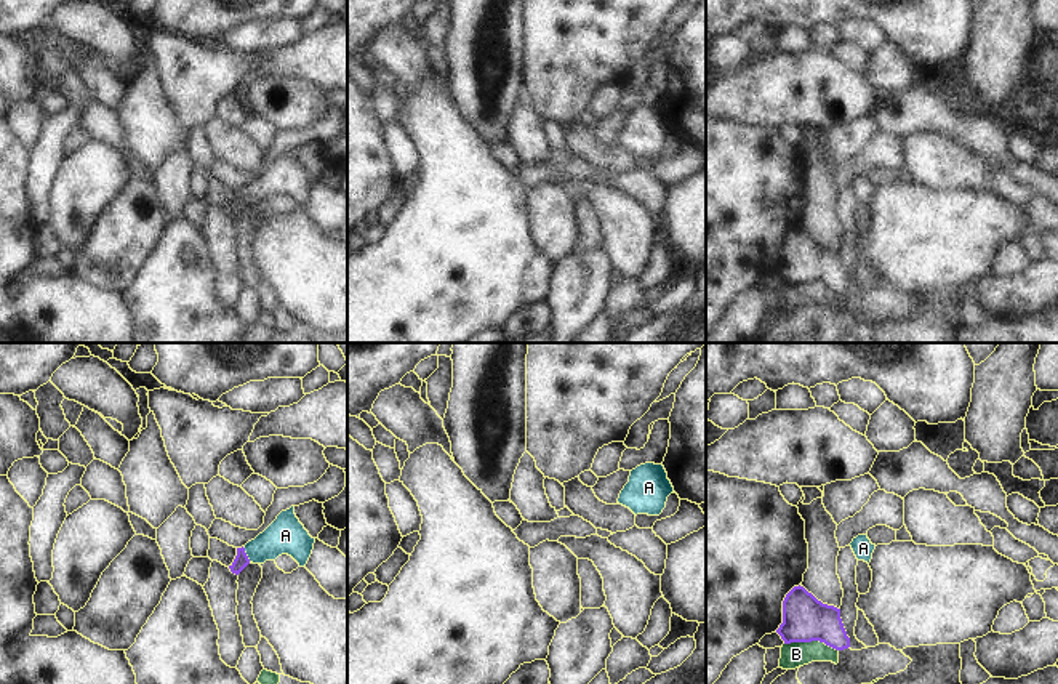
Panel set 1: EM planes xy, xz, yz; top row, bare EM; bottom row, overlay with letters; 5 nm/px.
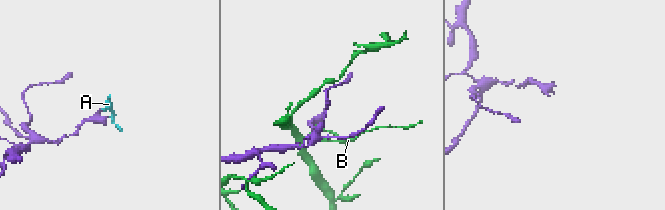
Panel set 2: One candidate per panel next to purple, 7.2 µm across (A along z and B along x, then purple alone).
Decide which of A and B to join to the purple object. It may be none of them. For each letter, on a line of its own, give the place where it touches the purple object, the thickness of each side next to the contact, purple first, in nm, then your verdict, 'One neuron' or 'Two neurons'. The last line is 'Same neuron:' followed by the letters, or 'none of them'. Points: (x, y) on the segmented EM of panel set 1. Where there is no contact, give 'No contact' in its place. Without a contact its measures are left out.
A: Touches purple at xy (245, 555). Thickness 70 nm (purple) against 190 nm. One neuron
B: Touches purple at yz (812, 639). Thickness 240 nm (purple) against 130 nm. Two neurons
Same neuron: A

